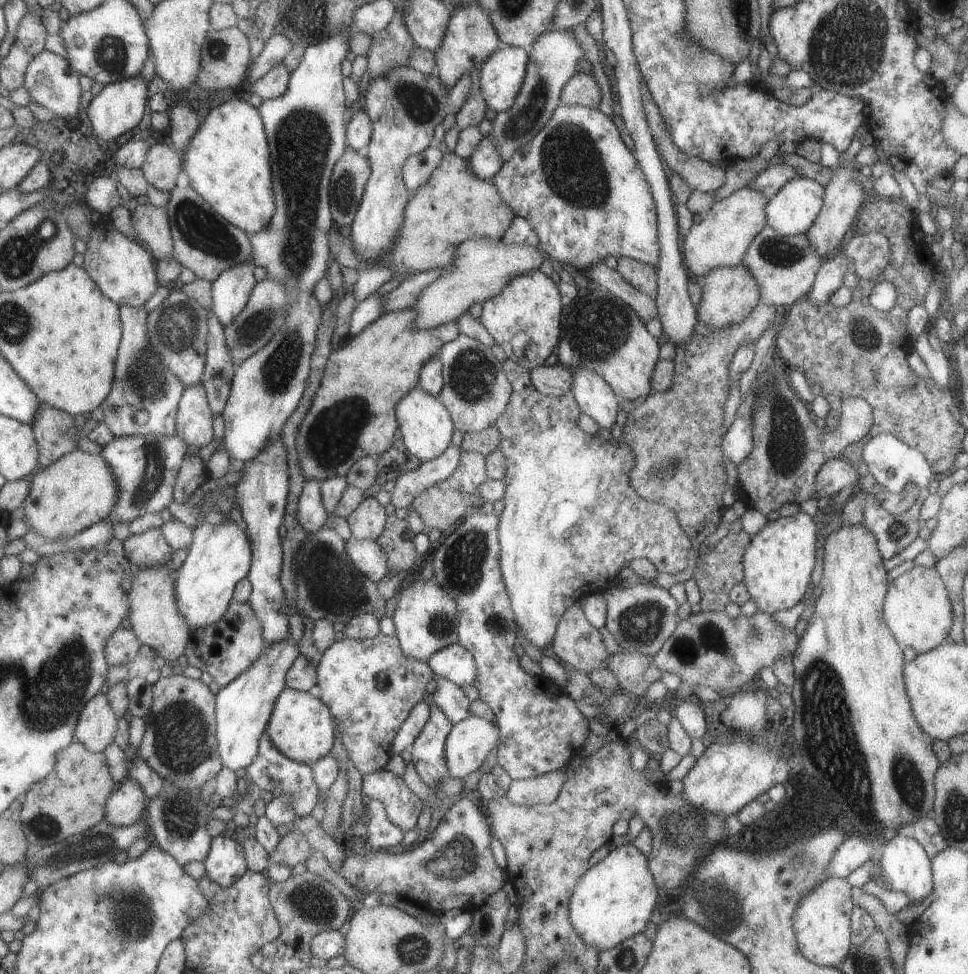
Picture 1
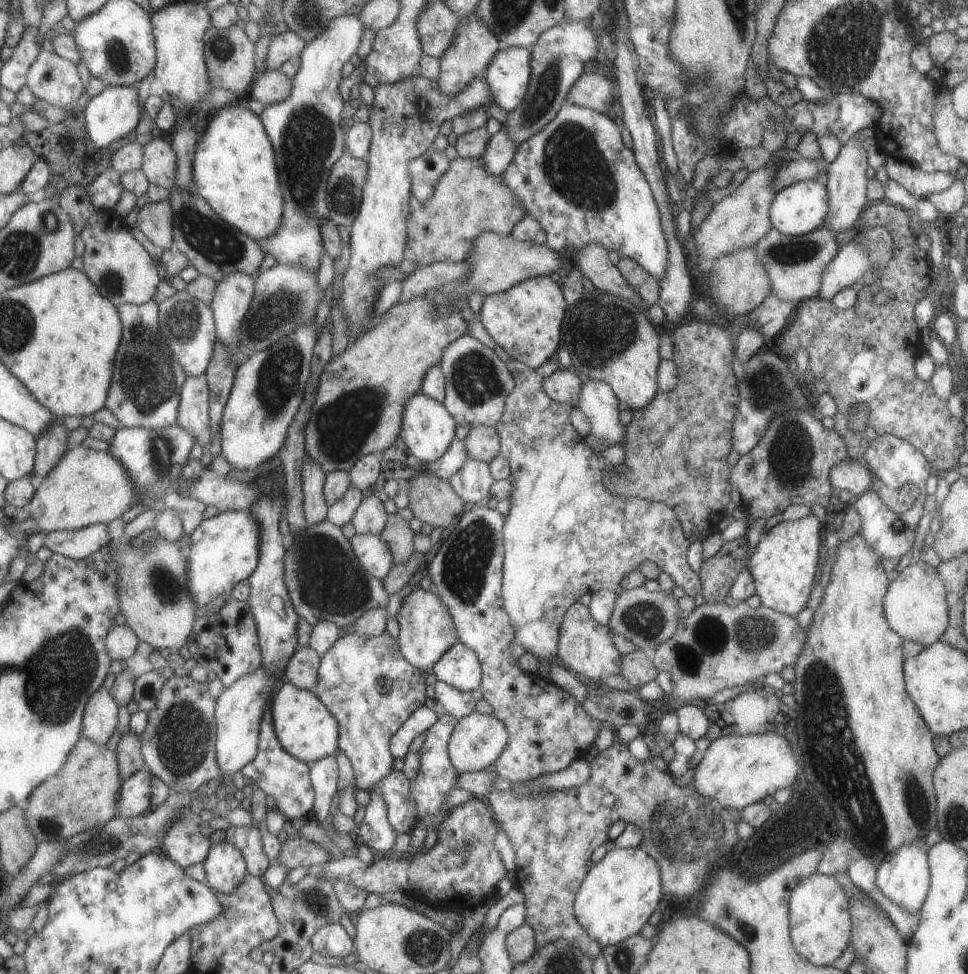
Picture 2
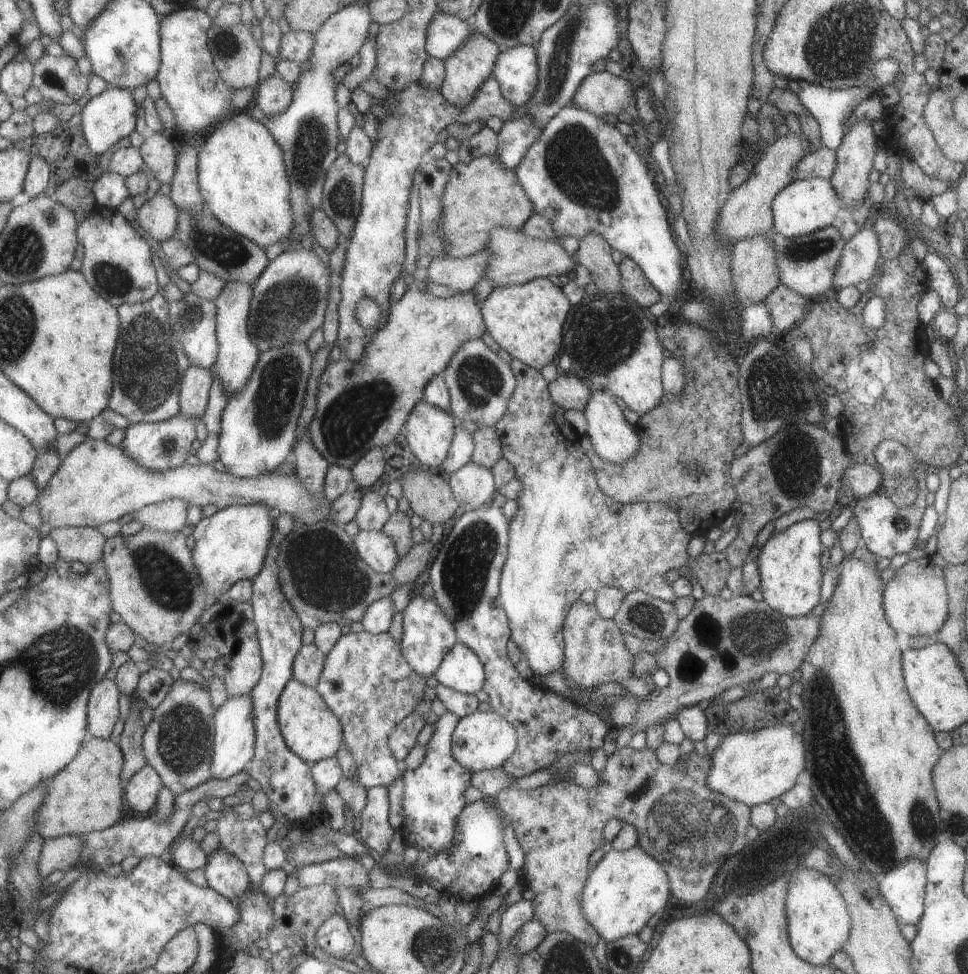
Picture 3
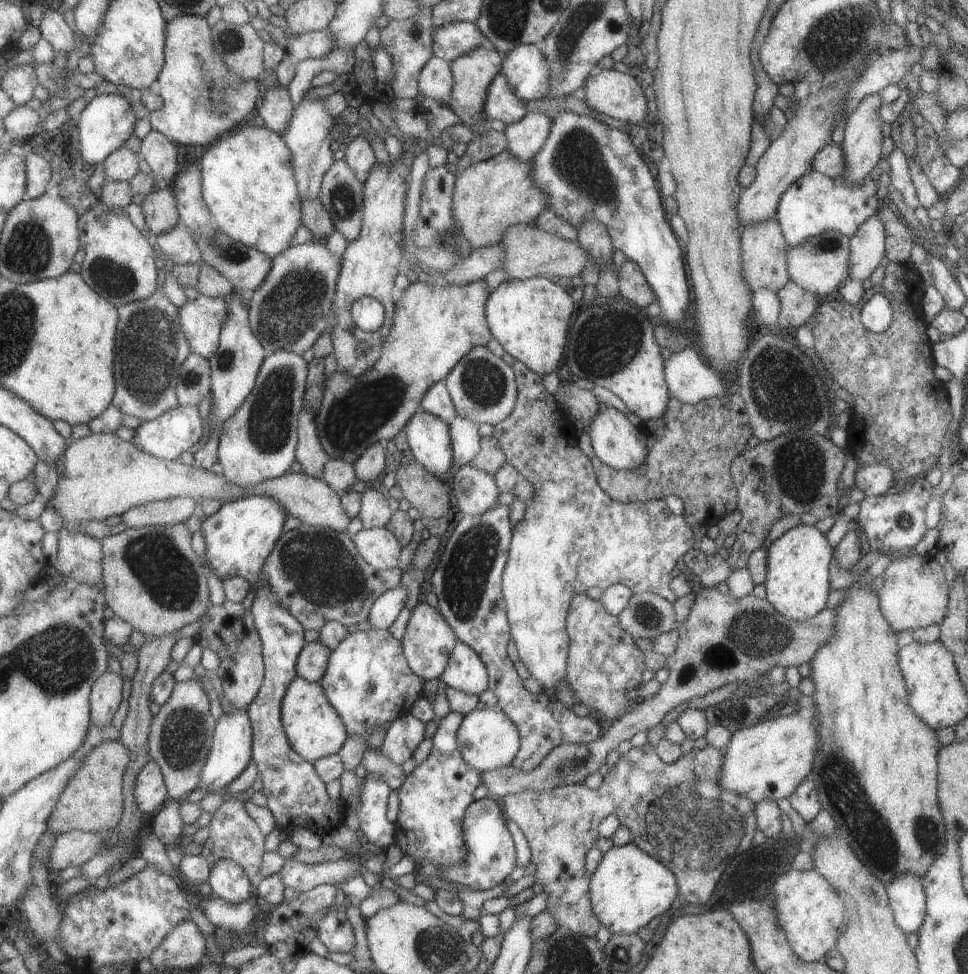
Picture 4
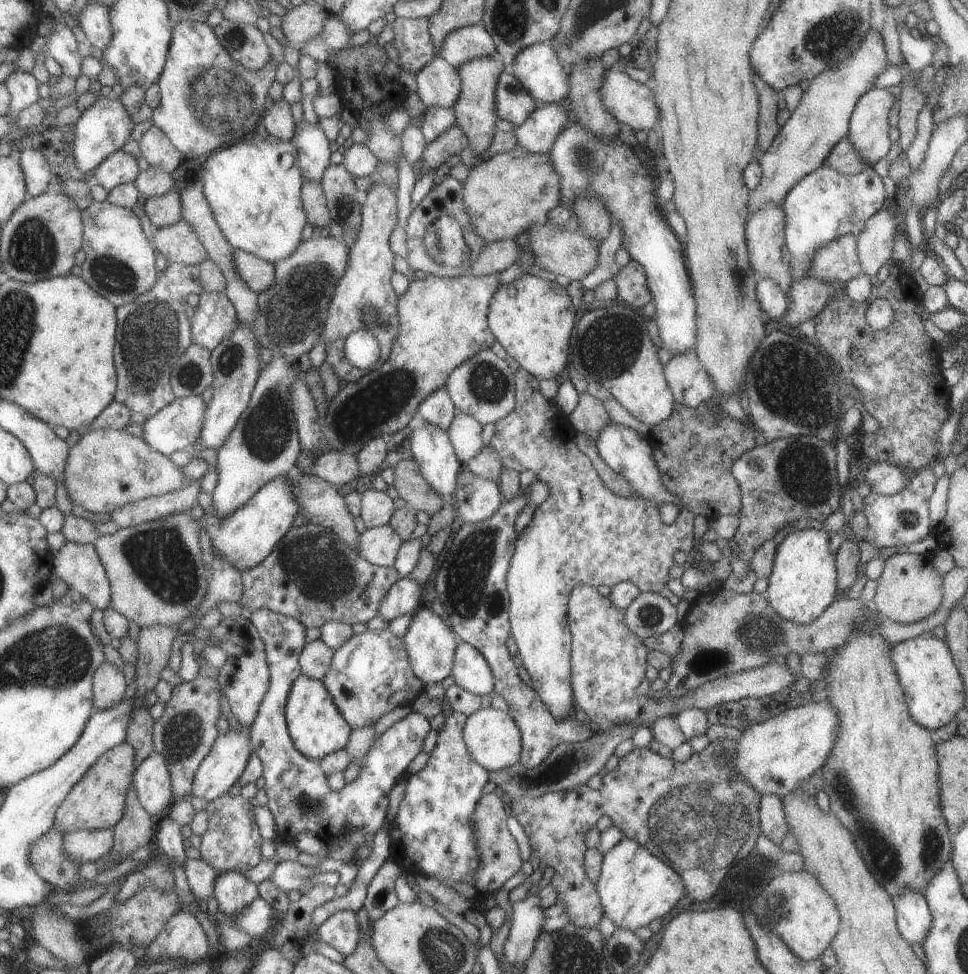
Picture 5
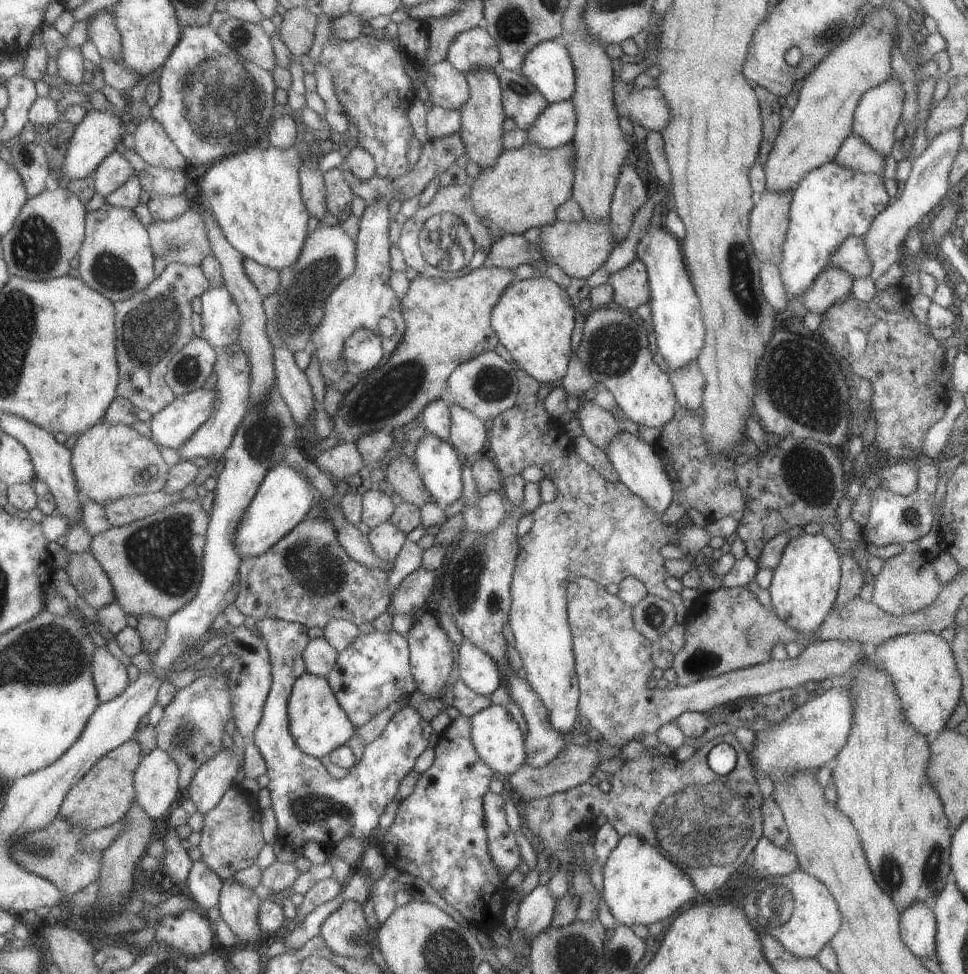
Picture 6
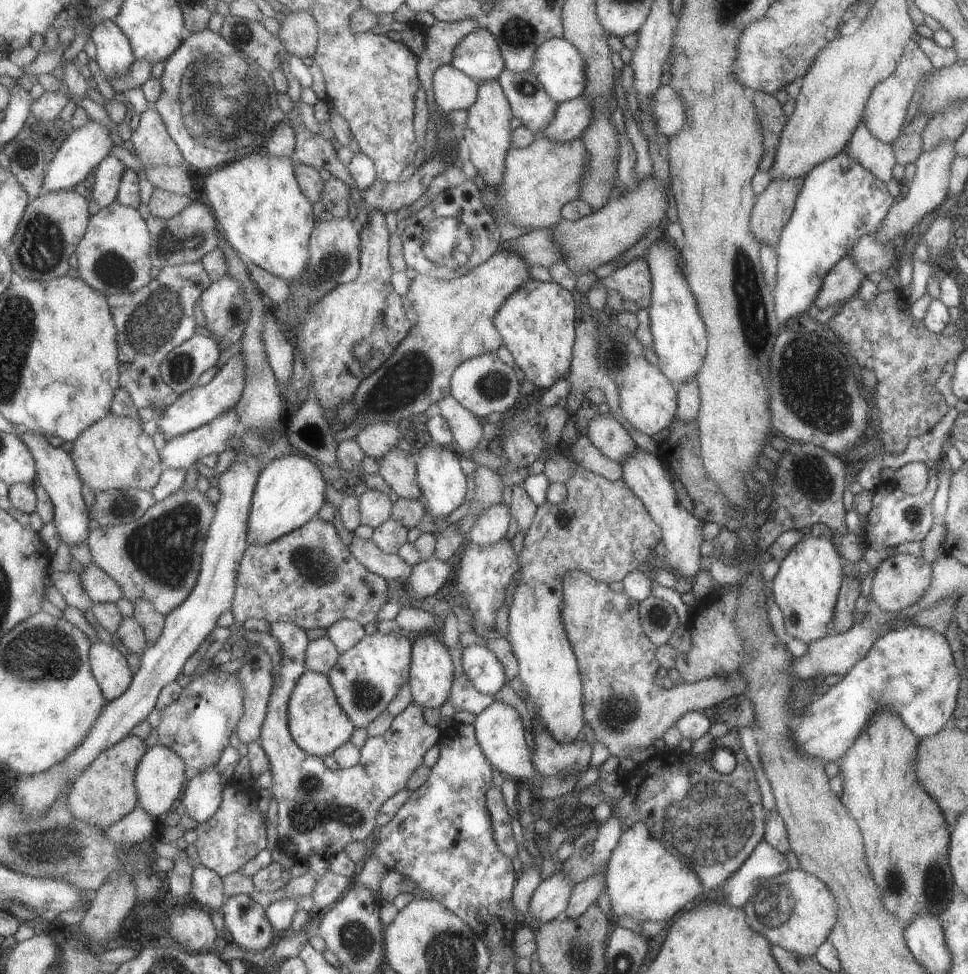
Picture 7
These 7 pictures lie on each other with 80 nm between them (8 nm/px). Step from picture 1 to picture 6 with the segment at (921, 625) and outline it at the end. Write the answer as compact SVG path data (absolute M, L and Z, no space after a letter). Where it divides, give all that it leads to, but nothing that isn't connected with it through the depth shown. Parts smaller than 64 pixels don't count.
M920 553L899 554L883 561L879 573L874 576L872 602L884 613L899 617L911 614L932 605L941 590L941 582L933 570L932 563L925 561Z

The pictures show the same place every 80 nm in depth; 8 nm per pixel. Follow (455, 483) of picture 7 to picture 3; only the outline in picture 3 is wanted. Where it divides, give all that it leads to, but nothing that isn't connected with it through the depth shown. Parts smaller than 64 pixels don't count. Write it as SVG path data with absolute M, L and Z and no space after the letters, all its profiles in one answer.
M419 400L404 424L403 434L409 450L422 468L437 472L453 437L455 421L441 408Z

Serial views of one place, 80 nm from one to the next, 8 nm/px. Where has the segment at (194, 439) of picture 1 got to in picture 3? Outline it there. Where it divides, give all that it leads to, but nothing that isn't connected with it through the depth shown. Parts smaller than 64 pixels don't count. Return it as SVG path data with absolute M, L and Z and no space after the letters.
M190 364L189 370L183 376L180 393L180 406L185 416L203 421L209 407L213 382L212 368Z

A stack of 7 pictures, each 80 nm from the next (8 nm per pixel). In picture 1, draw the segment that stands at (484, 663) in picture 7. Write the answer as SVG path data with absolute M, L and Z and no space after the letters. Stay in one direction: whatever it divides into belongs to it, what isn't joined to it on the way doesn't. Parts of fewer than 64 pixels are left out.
M459 644L449 645L439 652L435 652L427 665L433 674L445 678L453 684L460 686L473 685L477 666L473 656Z

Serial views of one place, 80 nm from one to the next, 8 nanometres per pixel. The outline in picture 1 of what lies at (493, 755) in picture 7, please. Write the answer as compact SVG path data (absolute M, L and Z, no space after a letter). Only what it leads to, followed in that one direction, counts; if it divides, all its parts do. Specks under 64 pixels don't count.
M467 716L452 726L444 744L445 762L449 777L464 778L475 772L484 762L486 756L499 746L499 728L495 722L489 722L479 716Z

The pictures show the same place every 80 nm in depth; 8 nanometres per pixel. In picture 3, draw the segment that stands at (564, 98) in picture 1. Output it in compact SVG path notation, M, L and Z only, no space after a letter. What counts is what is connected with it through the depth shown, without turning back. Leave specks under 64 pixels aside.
M609 72L589 73L583 82L579 84L578 90L575 90L572 98L573 104L578 108L591 112L602 117L604 114L616 116L620 111L629 111L635 105L635 91L629 80L626 80L624 74L613 76Z

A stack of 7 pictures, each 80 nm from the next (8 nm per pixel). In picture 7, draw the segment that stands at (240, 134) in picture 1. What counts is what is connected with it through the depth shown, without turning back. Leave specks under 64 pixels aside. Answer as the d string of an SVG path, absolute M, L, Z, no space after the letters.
M255 152L253 154L248 154L246 157L240 158L235 162L230 162L225 166L220 166L211 170L210 174L205 178L204 188L200 195L204 198L205 202L213 208L223 236L225 236L227 240L229 240L229 242L242 254L242 257L245 258L245 260L249 260L253 264L256 264L259 268L282 278L285 282L294 281L297 277L300 277L302 272L306 269L306 262L308 261L307 245L310 232L315 224L313 222L313 210L311 209L312 204L306 199L306 195L302 193L301 187L298 185L294 162L295 160L291 157L276 157L269 153L260 154L259 152Z

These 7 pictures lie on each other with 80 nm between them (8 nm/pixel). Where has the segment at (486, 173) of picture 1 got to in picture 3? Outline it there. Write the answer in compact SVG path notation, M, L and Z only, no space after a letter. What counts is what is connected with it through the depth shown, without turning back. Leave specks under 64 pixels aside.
M525 116L505 121L497 134L497 150L494 153L499 160L499 166L509 169L517 166L527 148L531 146L531 142L539 138L539 134L541 128L533 126L531 120Z

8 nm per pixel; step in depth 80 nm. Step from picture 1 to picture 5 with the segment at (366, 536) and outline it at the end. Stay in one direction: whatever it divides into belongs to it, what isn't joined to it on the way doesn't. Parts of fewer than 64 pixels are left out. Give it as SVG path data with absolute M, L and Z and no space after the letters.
M367 489L361 494L360 519L366 529L387 525L394 511L394 503L385 491Z

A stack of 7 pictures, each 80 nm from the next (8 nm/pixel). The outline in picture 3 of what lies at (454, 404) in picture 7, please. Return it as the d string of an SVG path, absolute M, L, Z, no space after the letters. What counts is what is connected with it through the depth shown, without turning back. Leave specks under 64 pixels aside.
M455 421L453 428L453 437L443 462L437 472L440 474L451 475L455 470L462 468L467 462L470 462L471 454L473 454L473 438L469 434L469 430L465 432L459 422Z

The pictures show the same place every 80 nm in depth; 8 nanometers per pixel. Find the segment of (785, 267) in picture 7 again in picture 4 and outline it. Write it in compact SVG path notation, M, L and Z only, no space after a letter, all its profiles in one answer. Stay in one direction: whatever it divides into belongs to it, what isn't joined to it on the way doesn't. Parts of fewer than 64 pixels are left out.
M811 170L801 176L795 183L787 186L780 195L775 208L774 218L780 227L781 235L787 245L798 245L808 237L813 237L823 231L836 231L850 238L858 230L858 227L875 214L881 201L875 197L876 182L869 175L861 183L843 183L840 178L831 179Z

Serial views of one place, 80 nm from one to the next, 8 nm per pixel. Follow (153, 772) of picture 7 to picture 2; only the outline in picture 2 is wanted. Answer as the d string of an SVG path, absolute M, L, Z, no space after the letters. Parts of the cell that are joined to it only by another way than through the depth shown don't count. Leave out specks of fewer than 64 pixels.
M150 769L141 770L124 780L118 800L118 817L136 818L147 815L153 809L155 774Z

